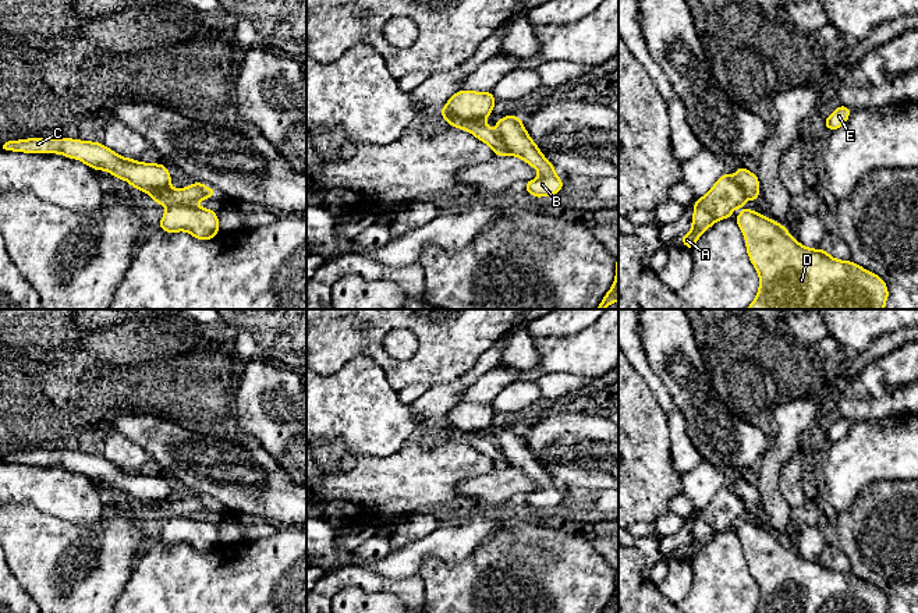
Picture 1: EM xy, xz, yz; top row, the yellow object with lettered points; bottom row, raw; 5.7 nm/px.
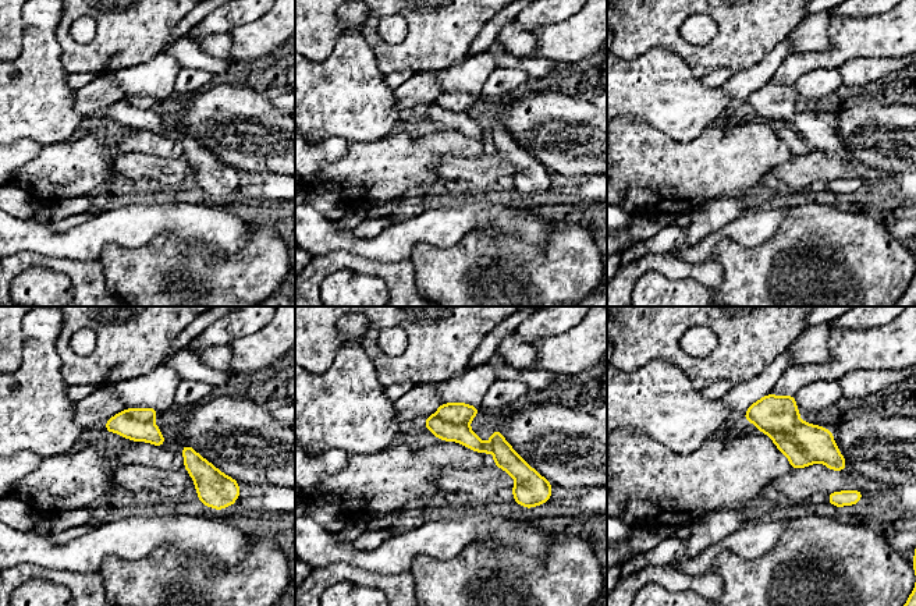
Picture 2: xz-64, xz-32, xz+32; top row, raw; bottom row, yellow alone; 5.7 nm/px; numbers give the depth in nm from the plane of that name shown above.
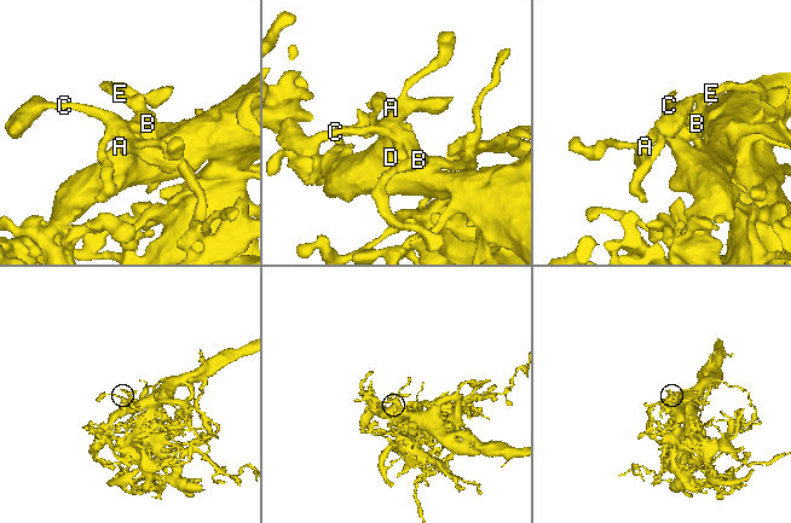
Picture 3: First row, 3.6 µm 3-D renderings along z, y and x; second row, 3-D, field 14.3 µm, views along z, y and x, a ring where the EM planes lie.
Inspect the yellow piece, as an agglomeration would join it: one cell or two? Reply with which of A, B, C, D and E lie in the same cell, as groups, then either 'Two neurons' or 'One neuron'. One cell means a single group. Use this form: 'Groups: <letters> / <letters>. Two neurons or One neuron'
Groups: A B C D E. One neuron

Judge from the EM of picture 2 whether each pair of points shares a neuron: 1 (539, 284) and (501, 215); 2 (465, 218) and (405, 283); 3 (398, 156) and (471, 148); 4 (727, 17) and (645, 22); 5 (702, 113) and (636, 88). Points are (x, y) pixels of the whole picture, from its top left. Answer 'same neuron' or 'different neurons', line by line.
1: different neurons
2: different neurons
3: same neuron
4: same neuron
5: same neuron

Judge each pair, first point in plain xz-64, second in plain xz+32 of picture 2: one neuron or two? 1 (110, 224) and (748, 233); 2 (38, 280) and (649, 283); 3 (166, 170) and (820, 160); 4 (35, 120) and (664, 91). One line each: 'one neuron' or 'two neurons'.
1: one neuron
2: one neuron
3: one neuron
4: one neuron

